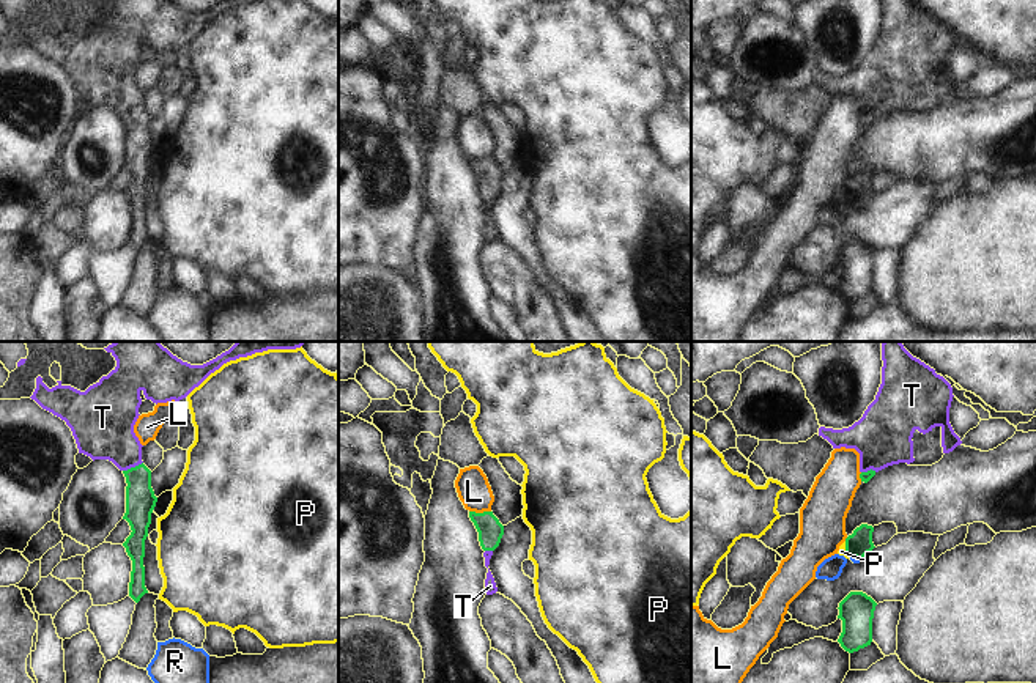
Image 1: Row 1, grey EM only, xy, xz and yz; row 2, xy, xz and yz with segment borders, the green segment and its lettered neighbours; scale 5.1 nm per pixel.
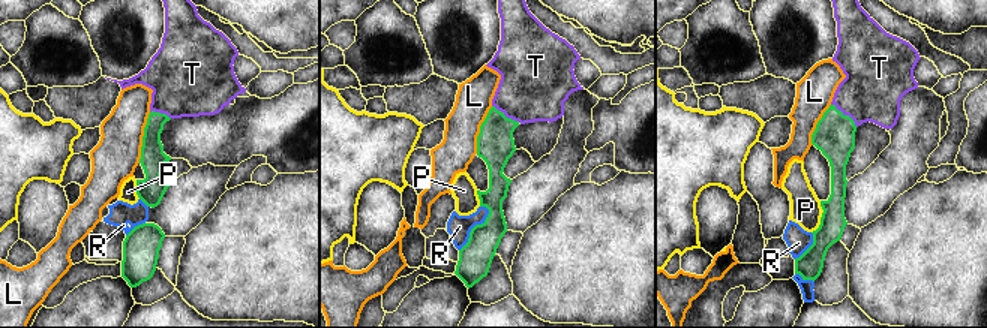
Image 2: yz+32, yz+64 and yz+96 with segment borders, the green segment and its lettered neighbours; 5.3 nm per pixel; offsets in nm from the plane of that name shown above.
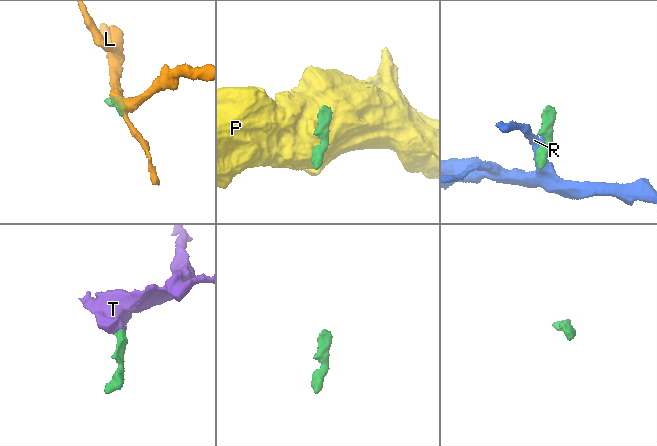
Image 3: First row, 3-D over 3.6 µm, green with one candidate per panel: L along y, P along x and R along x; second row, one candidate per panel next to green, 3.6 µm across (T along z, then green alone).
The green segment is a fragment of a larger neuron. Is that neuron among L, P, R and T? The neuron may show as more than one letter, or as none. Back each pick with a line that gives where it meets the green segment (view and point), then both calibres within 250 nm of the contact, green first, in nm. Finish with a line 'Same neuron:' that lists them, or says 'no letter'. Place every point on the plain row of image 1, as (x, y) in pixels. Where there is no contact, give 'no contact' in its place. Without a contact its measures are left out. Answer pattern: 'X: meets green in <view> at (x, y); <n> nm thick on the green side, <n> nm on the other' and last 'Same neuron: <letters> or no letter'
T: meets green in xy at (133, 115); 160 nm thick on the green side, 300 nm on the other
Same neuron: T

